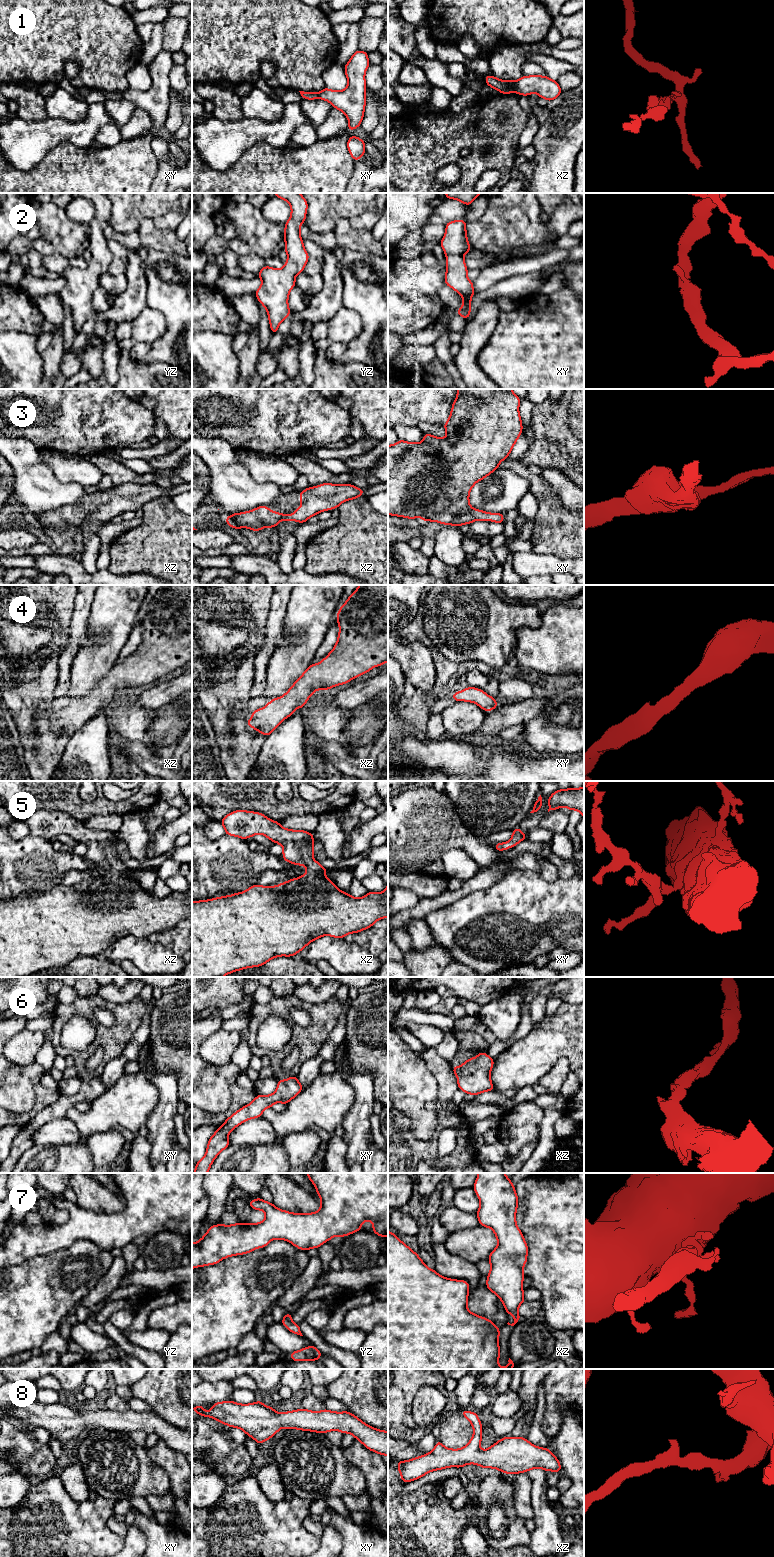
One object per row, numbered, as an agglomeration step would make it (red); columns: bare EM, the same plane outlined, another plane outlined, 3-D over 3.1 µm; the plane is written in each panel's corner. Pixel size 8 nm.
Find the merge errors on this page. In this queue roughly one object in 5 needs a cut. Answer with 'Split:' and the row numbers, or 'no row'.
Split: 1

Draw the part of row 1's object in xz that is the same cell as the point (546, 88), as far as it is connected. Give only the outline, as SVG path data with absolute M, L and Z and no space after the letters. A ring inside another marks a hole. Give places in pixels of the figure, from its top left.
M522 76L515 81L514 91L518 95L528 96L536 93L540 98L552 101L562 92L557 81L550 79L548 76Z

